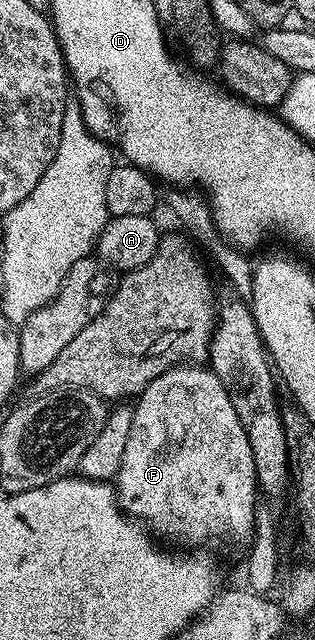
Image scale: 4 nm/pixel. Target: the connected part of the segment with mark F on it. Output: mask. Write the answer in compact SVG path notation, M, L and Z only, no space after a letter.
M207 365L171 366L138 395L132 411L130 440L126 440L126 452L122 455L122 468L118 468L114 479L114 489L125 514L143 520L157 535L189 542L192 545L189 547L196 548L199 542L208 542L211 538L229 538L243 544L252 538L258 483L250 440L246 428L242 428L242 420L238 420L238 412L234 412L234 404L230 404L222 380Z

